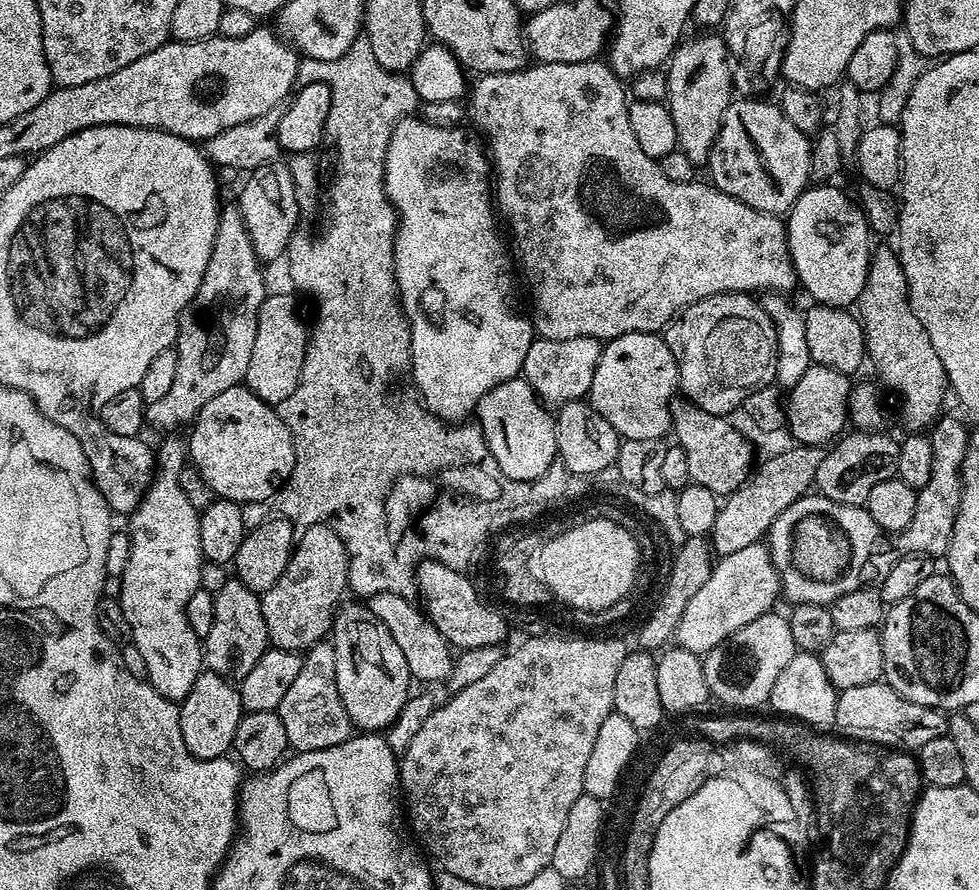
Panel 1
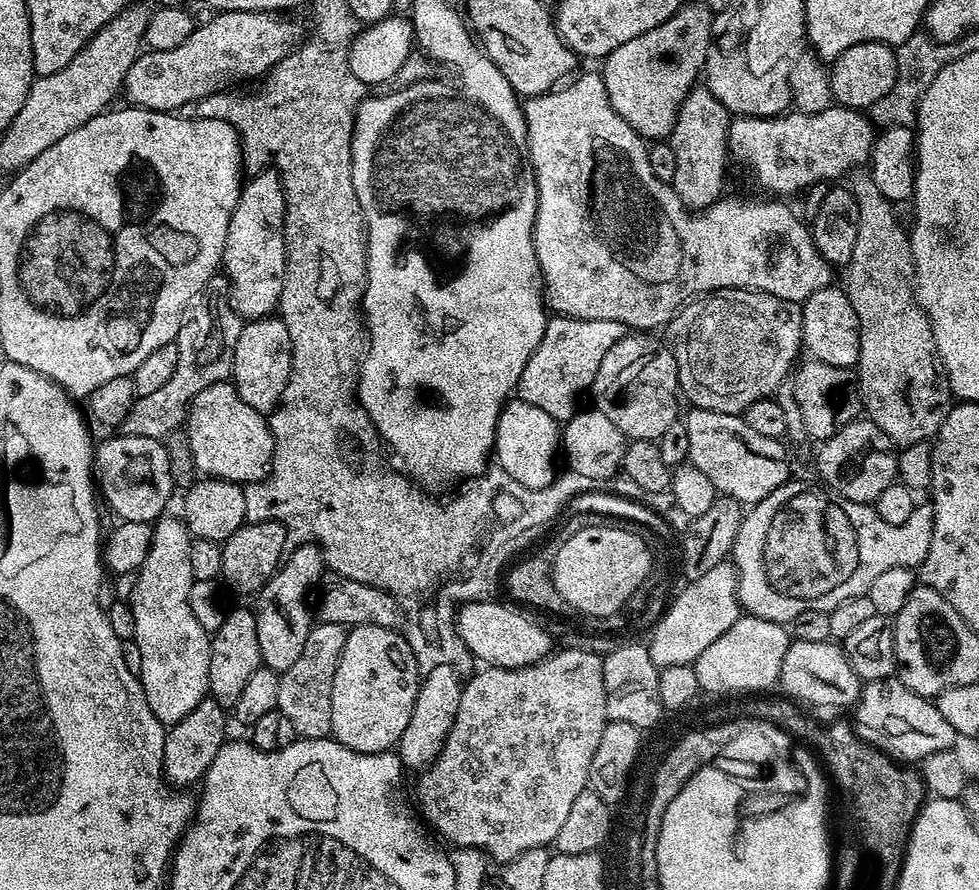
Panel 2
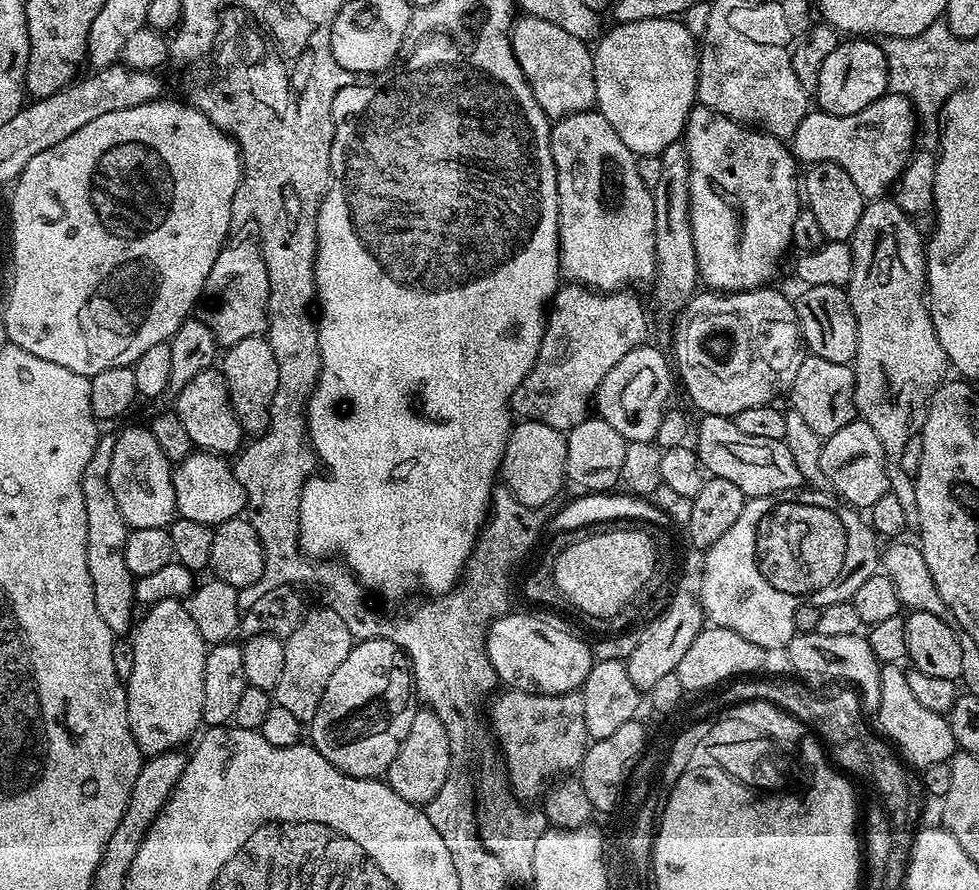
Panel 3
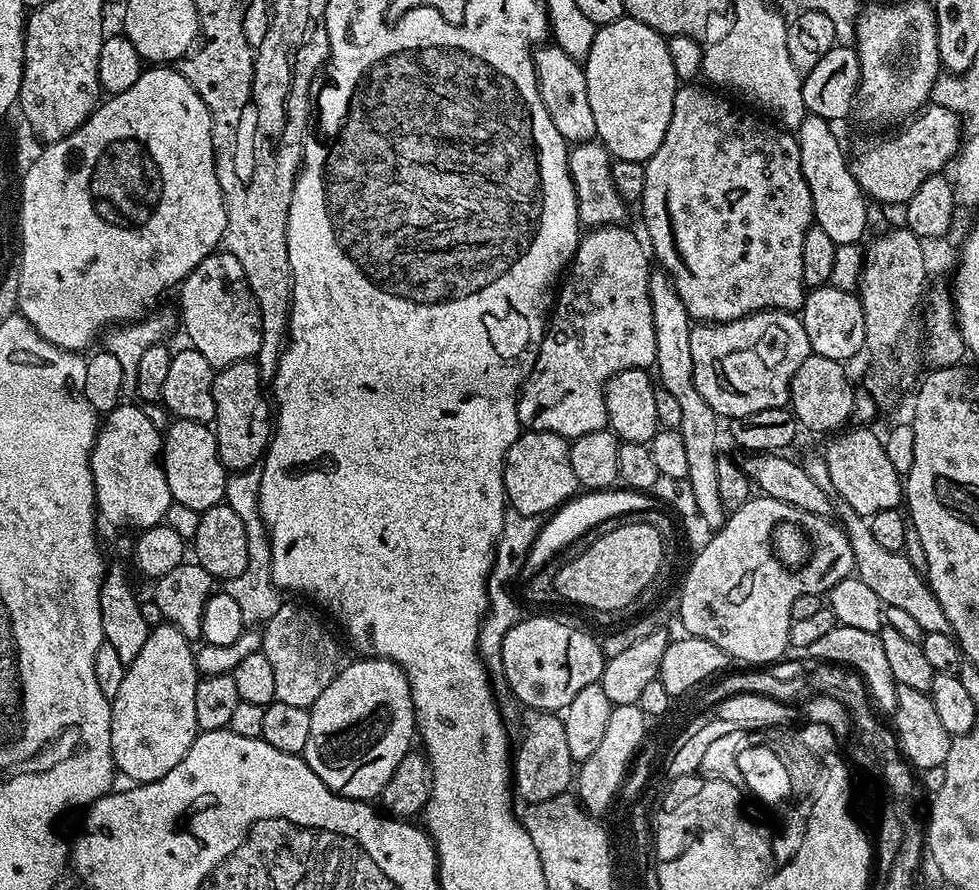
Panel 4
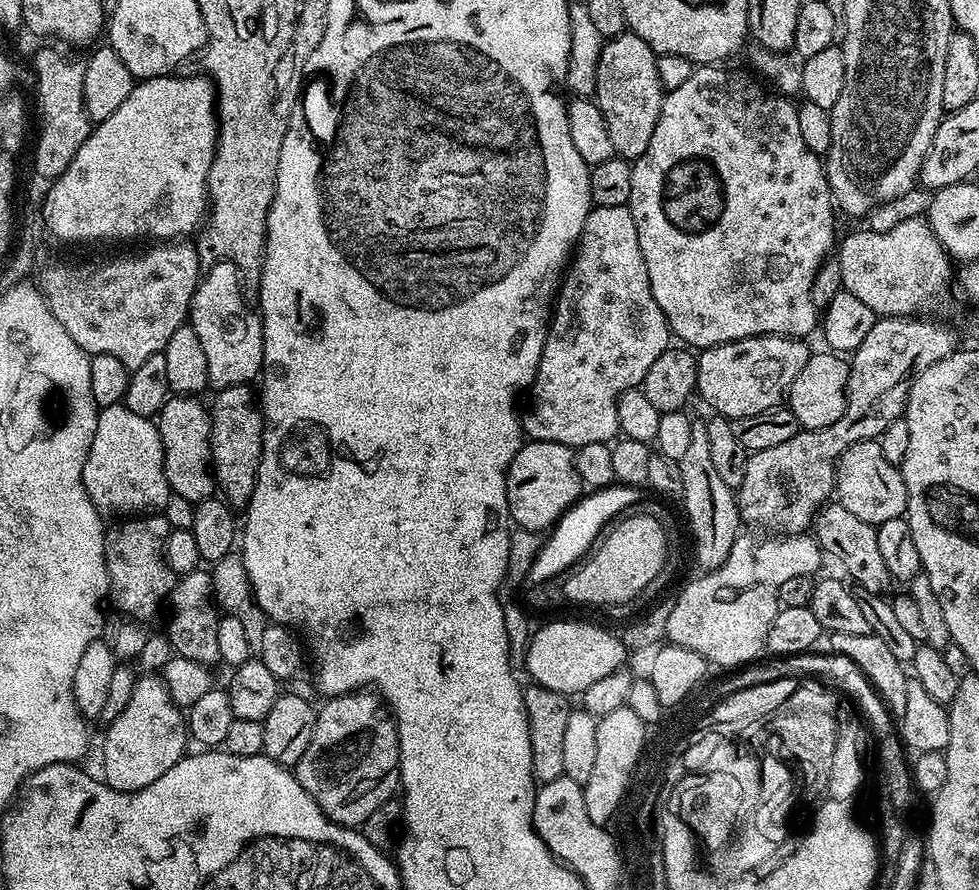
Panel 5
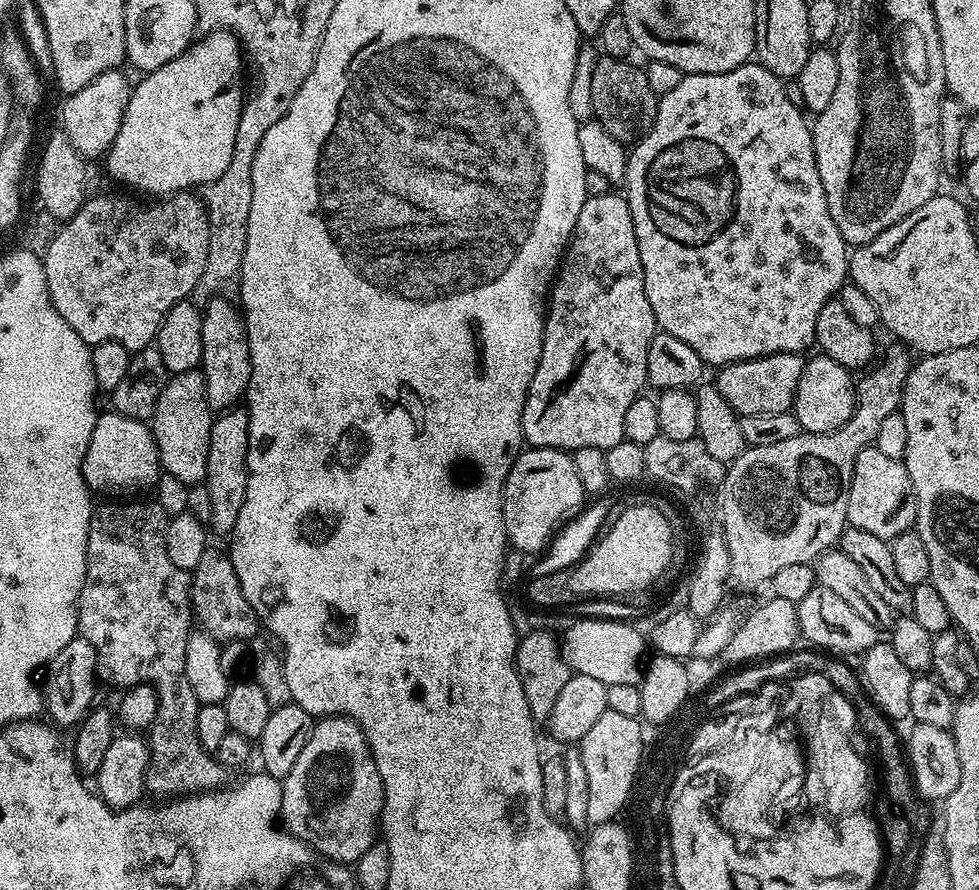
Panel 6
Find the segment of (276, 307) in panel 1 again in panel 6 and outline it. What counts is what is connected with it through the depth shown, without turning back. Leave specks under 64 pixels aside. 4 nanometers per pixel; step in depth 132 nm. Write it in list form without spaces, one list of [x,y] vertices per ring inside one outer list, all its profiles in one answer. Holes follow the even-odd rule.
[[[237,406],[221,411],[212,422],[210,450],[206,458],[206,483],[210,490],[212,508],[207,523],[213,533],[224,532],[224,534],[230,534],[238,522],[238,514],[242,511],[242,502],[246,502],[246,486],[248,485],[247,453],[247,407]]]

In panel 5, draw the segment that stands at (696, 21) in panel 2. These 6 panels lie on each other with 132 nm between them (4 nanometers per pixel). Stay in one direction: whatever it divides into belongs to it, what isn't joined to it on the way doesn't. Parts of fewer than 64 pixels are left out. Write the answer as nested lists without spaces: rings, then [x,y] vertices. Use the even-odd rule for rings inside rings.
[[[625,31],[621,36],[611,37],[598,58],[598,82],[596,104],[606,118],[606,130],[610,130],[610,142],[614,142],[617,156],[625,160],[637,160],[650,146],[650,134],[658,122],[658,114],[664,101],[664,87],[658,78],[657,52],[633,32]]]

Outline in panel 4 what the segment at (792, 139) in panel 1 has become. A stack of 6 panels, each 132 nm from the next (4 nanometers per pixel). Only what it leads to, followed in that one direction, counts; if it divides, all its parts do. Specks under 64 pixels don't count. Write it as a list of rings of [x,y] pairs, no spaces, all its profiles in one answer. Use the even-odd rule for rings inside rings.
[[[927,105],[904,127],[906,128],[886,137],[885,140],[874,141],[869,148],[858,149],[856,157],[854,155],[851,157],[850,163],[854,178],[869,201],[877,200],[880,204],[897,204],[897,206],[906,204],[926,178],[939,175],[959,153],[962,142],[962,120],[960,116],[944,107]]]

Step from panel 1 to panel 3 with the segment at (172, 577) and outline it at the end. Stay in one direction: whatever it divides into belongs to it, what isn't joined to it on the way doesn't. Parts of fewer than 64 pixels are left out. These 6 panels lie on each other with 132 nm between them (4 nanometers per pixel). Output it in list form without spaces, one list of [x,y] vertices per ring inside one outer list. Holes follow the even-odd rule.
[[[164,599],[159,600],[147,609],[148,613],[144,617],[139,617],[138,623],[135,625],[134,631],[130,636],[130,643],[134,650],[134,670],[130,670],[130,678],[126,681],[128,689],[128,721],[130,722],[130,730],[136,739],[136,745],[139,746],[141,753],[148,756],[157,756],[160,752],[171,752],[181,747],[183,740],[191,741],[193,739],[192,731],[202,724],[202,670],[206,670],[206,654],[208,648],[204,643],[202,634],[198,634],[198,626],[194,626],[194,618],[190,618],[188,613],[188,605],[183,599]]]

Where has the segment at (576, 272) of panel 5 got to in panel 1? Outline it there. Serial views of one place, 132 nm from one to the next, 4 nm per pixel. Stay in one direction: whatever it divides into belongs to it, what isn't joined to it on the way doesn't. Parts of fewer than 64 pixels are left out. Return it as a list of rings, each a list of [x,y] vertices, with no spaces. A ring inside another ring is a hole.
[[[594,338],[533,339],[530,350],[526,350],[523,379],[545,405],[559,406],[569,404],[571,400],[584,400],[592,390],[601,347],[601,341]]]

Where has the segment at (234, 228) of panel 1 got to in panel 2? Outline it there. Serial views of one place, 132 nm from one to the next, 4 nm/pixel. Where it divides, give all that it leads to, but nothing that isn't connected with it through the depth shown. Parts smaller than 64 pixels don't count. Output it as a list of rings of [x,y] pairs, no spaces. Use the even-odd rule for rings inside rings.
[[[217,274],[210,281],[210,291],[201,295],[194,306],[189,307],[174,341],[178,346],[178,366],[174,370],[174,378],[170,378],[162,390],[136,399],[130,414],[126,414],[120,423],[119,431],[123,435],[166,438],[171,432],[181,431],[194,398],[198,398],[206,386],[223,384],[231,377],[234,342],[238,342],[242,321],[225,292],[225,277]]]

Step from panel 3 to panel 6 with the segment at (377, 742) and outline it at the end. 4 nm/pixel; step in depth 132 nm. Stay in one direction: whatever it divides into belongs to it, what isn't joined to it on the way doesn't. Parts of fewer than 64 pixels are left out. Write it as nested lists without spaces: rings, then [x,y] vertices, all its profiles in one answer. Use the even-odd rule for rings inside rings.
[[[325,716],[317,719],[312,726],[310,738],[306,738],[306,746],[302,746],[302,754],[298,754],[298,762],[294,762],[294,770],[290,770],[290,774],[285,776],[282,781],[282,802],[280,803],[280,820],[283,827],[300,840],[304,844],[308,844],[320,853],[321,856],[328,857],[329,860],[335,860],[337,864],[355,865],[358,858],[362,858],[362,854],[366,854],[366,850],[370,850],[372,844],[378,840],[378,825],[380,822],[380,811],[384,805],[384,787],[382,786],[382,774],[378,774],[378,766],[374,762],[374,754],[370,750],[370,746],[366,742],[364,732],[357,726],[348,716]]]

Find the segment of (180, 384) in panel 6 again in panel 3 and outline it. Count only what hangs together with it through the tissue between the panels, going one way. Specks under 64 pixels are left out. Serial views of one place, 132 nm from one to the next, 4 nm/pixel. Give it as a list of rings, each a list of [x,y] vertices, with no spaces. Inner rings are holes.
[[[193,450],[175,465],[172,473],[174,502],[179,519],[213,526],[237,519],[245,511],[244,487],[232,473],[232,464],[223,455]]]

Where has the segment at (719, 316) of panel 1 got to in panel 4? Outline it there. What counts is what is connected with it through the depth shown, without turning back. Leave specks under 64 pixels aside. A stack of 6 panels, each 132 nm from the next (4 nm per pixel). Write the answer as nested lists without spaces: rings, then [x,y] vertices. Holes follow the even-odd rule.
[[[771,311],[755,312],[737,320],[731,320],[725,324],[697,323],[690,334],[690,354],[694,358],[694,386],[698,390],[698,394],[702,394],[702,398],[706,398],[706,402],[716,411],[717,417],[742,418],[746,414],[758,414],[758,410],[774,410],[775,408],[785,407],[790,400],[794,374],[798,370],[798,366],[802,366],[802,362],[806,362],[806,358],[813,355],[813,350],[810,346],[810,338],[806,338],[803,319],[797,313]]]

